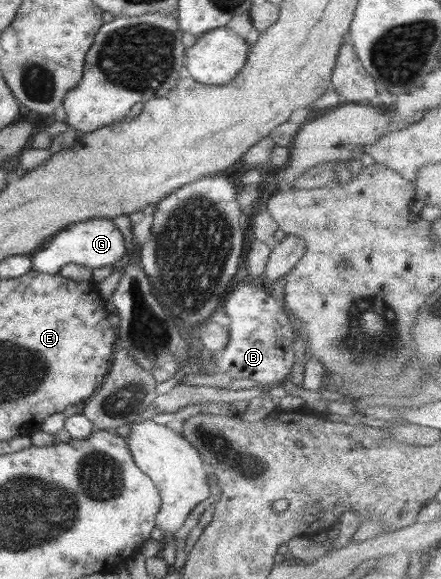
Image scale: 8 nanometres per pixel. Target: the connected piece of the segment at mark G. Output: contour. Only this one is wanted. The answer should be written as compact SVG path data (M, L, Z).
M93 218L67 225L65 229L55 234L45 249L37 251L32 256L32 269L39 270L41 273L54 274L59 273L65 264L79 264L93 270L106 265L120 265L127 256L123 234L115 224L108 218Z

